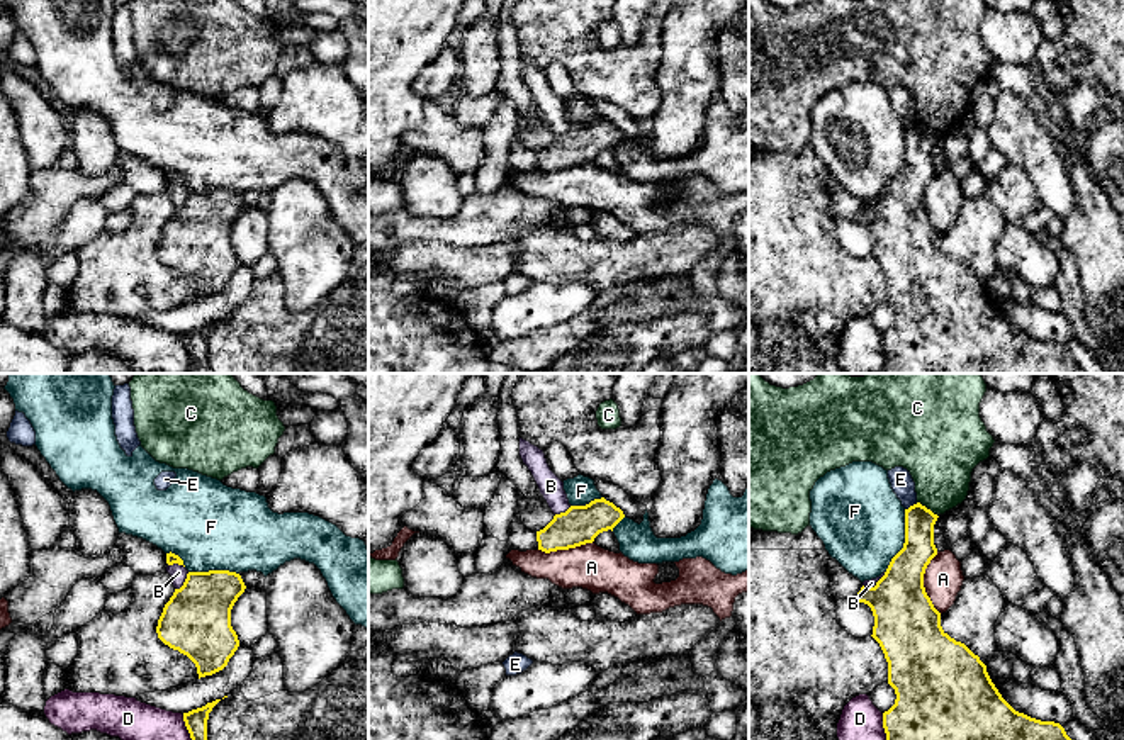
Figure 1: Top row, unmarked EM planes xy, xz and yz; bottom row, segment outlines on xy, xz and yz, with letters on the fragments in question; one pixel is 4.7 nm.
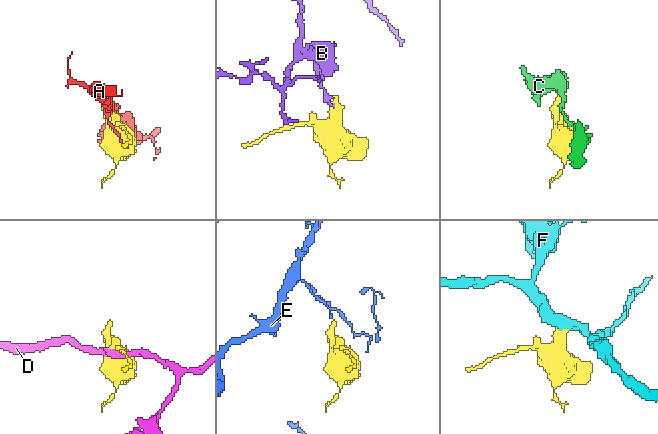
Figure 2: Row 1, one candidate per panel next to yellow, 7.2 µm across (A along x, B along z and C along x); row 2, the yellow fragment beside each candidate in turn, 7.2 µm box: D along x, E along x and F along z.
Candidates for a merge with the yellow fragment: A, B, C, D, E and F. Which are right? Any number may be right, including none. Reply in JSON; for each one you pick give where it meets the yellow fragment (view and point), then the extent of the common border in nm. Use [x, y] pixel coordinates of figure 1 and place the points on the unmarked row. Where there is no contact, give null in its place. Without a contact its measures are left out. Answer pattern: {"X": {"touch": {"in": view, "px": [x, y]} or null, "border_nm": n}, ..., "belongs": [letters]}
{"belongs": []}

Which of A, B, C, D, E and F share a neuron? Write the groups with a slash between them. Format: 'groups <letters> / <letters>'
groups A / B / C / D / E / F

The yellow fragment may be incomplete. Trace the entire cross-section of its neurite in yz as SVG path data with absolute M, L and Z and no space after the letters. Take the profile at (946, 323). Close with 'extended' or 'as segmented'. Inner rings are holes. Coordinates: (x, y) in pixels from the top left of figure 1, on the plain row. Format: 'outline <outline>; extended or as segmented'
outline M920 122L905 129L905 163L874 207L861 207L856 221L871 227L873 258L888 282L895 324L883 333L886 368L880 373L1082 373L1054 341L1015 331L992 302L986 285L941 246L941 233L924 207L924 193L937 175L937 134Z; as segmented

